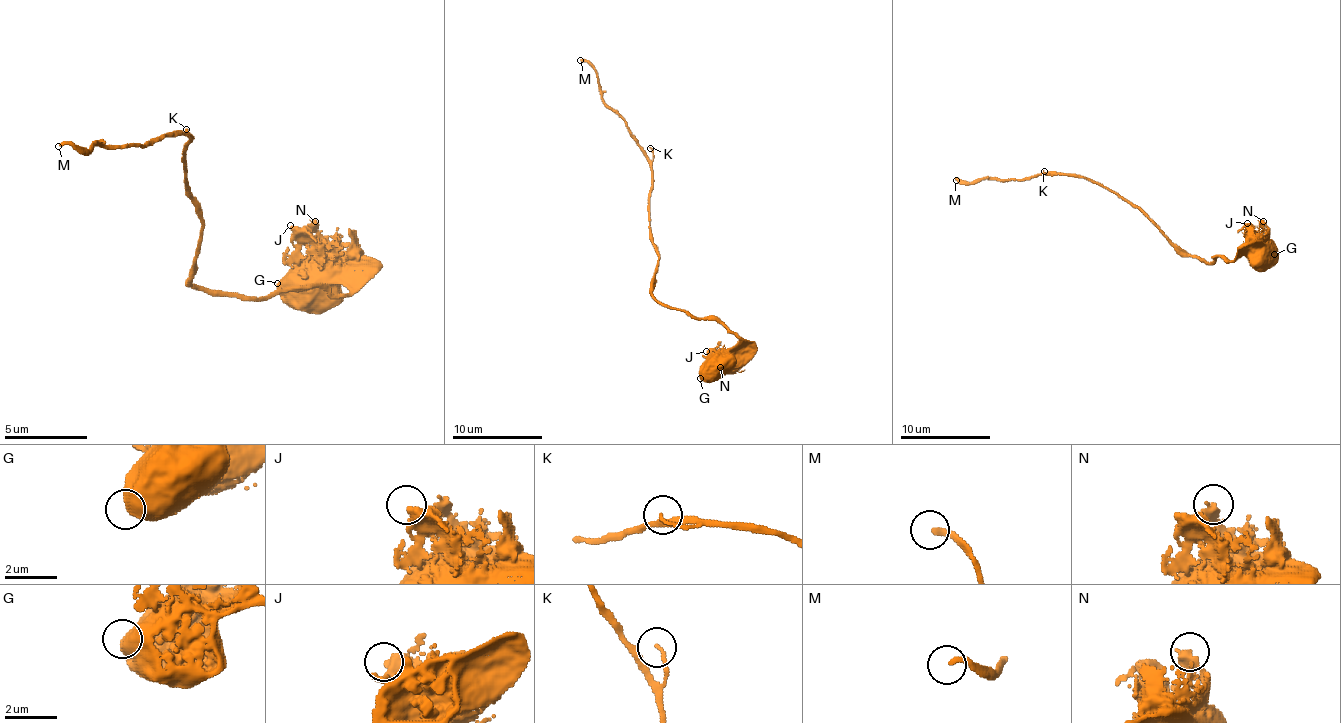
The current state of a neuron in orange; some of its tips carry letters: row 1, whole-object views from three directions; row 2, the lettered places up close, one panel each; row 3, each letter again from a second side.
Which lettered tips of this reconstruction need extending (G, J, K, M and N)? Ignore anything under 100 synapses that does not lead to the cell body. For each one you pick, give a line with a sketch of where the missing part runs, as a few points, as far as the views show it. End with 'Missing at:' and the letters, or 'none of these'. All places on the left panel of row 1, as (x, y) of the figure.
M: missing branch runs (58, 146), (211, 183), (211, 221), (153, 278), (120, 254), (116, 221), (170, 158), (178, 63)
Missing at: M

